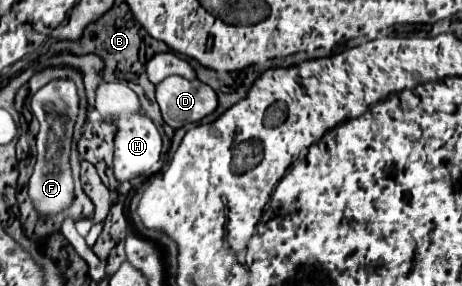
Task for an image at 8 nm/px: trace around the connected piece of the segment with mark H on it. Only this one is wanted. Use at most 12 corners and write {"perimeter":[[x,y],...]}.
{"perimeter":[[102,82],[96,110],[116,126],[118,182],[152,170],[162,138],[134,90]]}

